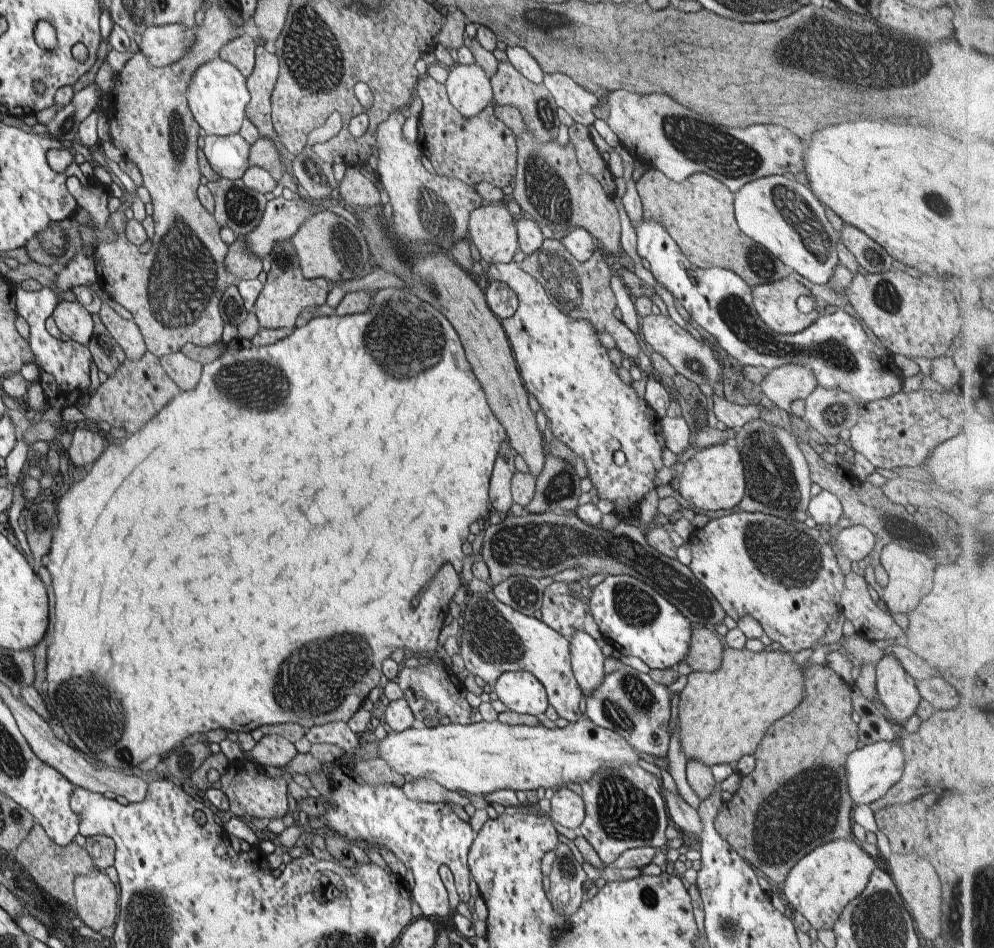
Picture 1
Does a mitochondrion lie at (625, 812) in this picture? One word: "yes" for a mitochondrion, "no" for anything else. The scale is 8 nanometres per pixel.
yes

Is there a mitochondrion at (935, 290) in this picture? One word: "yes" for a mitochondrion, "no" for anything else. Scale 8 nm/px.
no

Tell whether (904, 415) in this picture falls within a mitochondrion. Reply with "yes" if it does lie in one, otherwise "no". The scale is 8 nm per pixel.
no

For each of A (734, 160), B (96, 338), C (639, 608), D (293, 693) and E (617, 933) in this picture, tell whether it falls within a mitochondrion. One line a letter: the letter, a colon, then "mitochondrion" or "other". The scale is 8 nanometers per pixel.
A: mitochondrion
B: other
C: mitochondrion
D: mitochondrion
E: other

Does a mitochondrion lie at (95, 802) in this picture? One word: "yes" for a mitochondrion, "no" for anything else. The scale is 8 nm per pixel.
no

